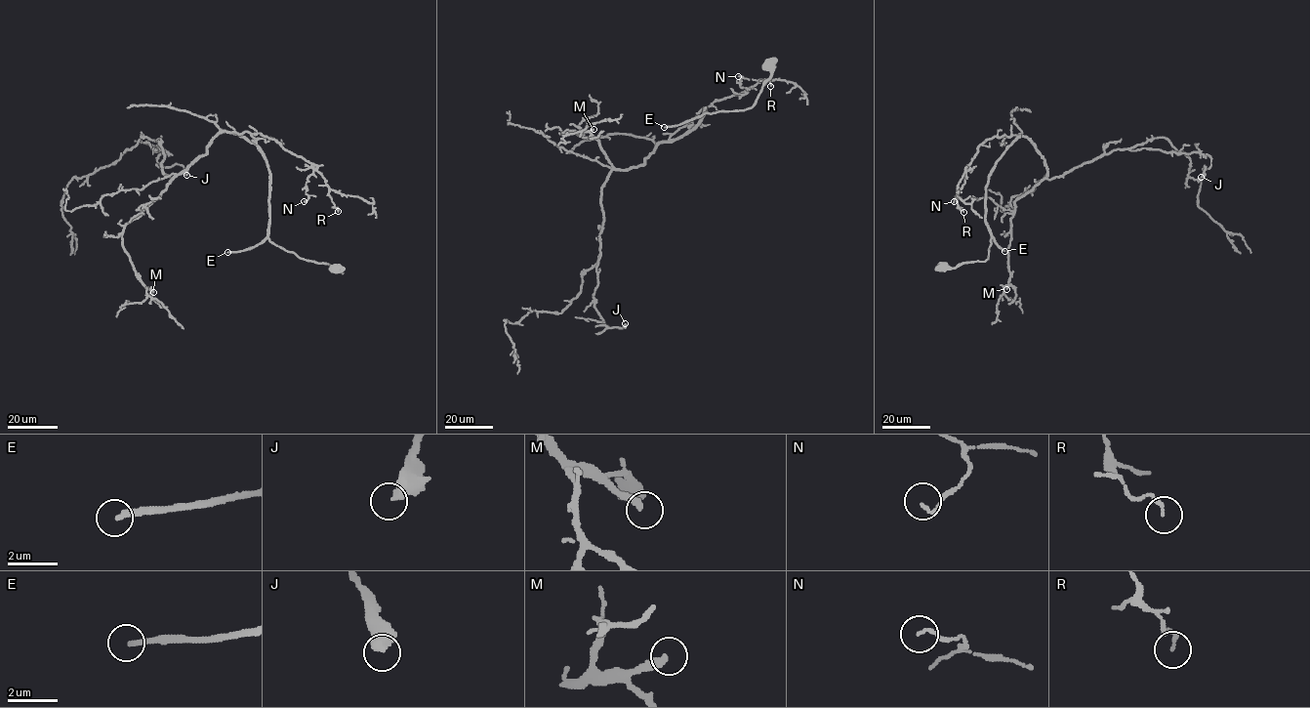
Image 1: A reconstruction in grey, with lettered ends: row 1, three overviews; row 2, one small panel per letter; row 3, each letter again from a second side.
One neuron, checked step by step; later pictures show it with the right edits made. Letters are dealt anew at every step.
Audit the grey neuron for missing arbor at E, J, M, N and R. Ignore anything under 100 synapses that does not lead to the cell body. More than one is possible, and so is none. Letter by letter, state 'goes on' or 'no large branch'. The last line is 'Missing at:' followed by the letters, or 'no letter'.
E: goes on
J: no large branch
M: goes on
N: no large branch
R: no large branch
Missing at: E, M

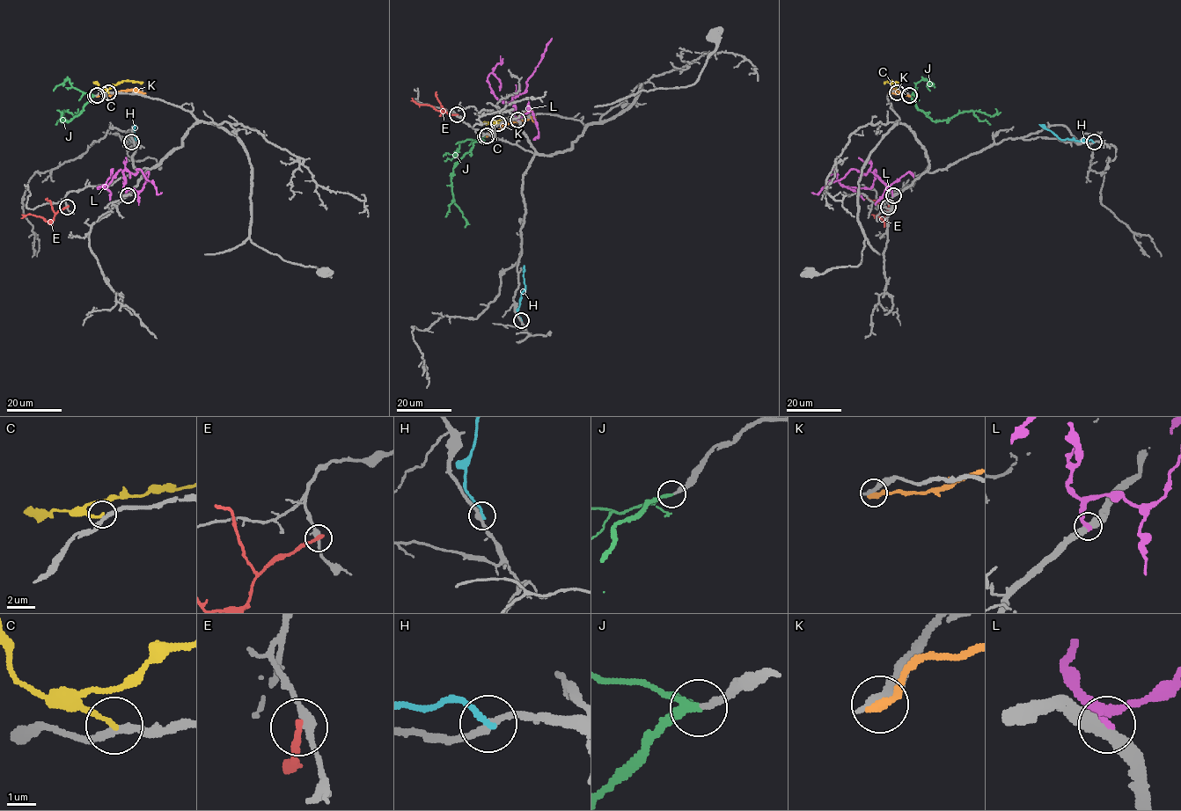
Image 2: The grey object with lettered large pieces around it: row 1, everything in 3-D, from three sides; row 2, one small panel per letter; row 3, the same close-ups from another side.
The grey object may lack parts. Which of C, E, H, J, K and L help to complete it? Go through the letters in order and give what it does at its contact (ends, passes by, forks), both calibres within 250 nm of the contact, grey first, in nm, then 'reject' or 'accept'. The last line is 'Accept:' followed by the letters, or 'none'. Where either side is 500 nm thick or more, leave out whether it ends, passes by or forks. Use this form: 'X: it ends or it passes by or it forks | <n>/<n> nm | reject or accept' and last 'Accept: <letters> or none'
C: it ends | 280/190 nm | reject
E: it ends | 280/240 nm | reject
H: it ends | 280/200 nm | reject
J: it passes by | 240/190 nm | accept
K: it ends | 360/360 nm | reject
L: it ends | 420/320 nm | reject
Accept: J

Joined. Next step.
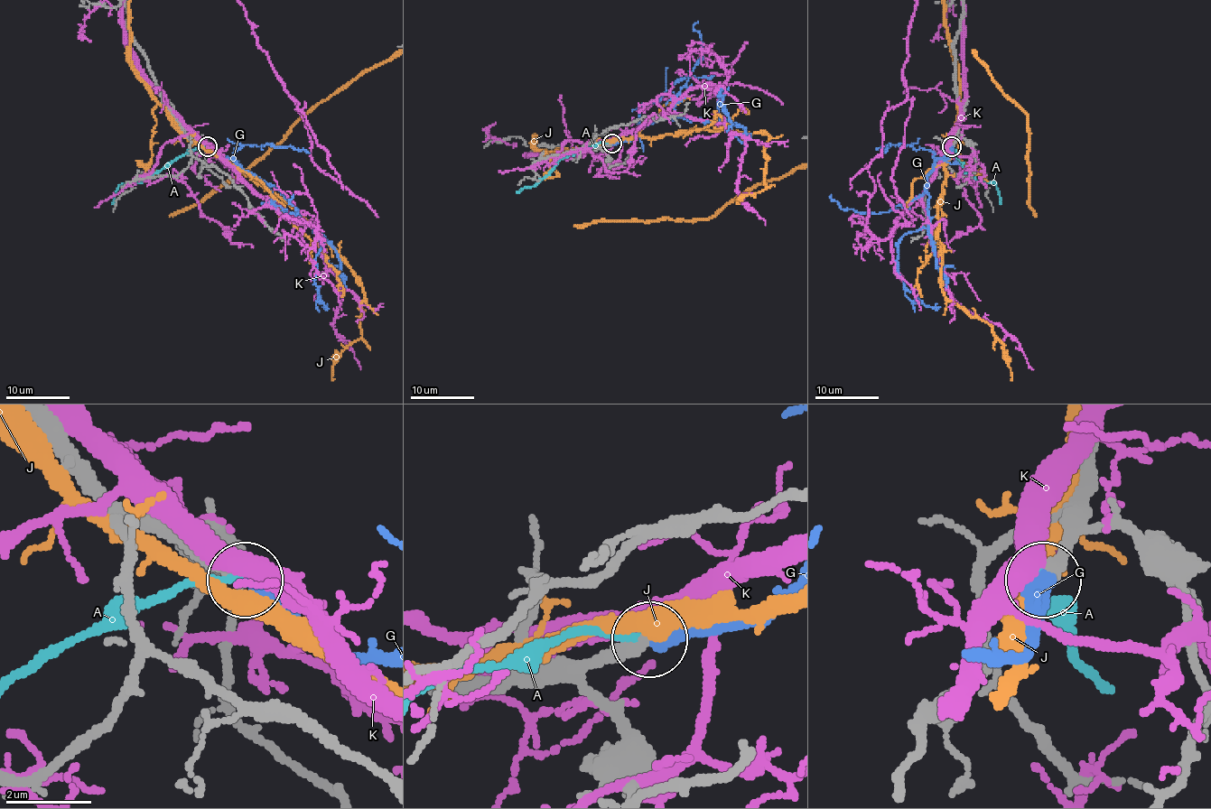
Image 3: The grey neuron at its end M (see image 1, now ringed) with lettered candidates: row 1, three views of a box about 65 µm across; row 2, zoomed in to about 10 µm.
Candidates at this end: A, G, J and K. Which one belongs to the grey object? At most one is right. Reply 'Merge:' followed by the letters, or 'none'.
Merge: G

